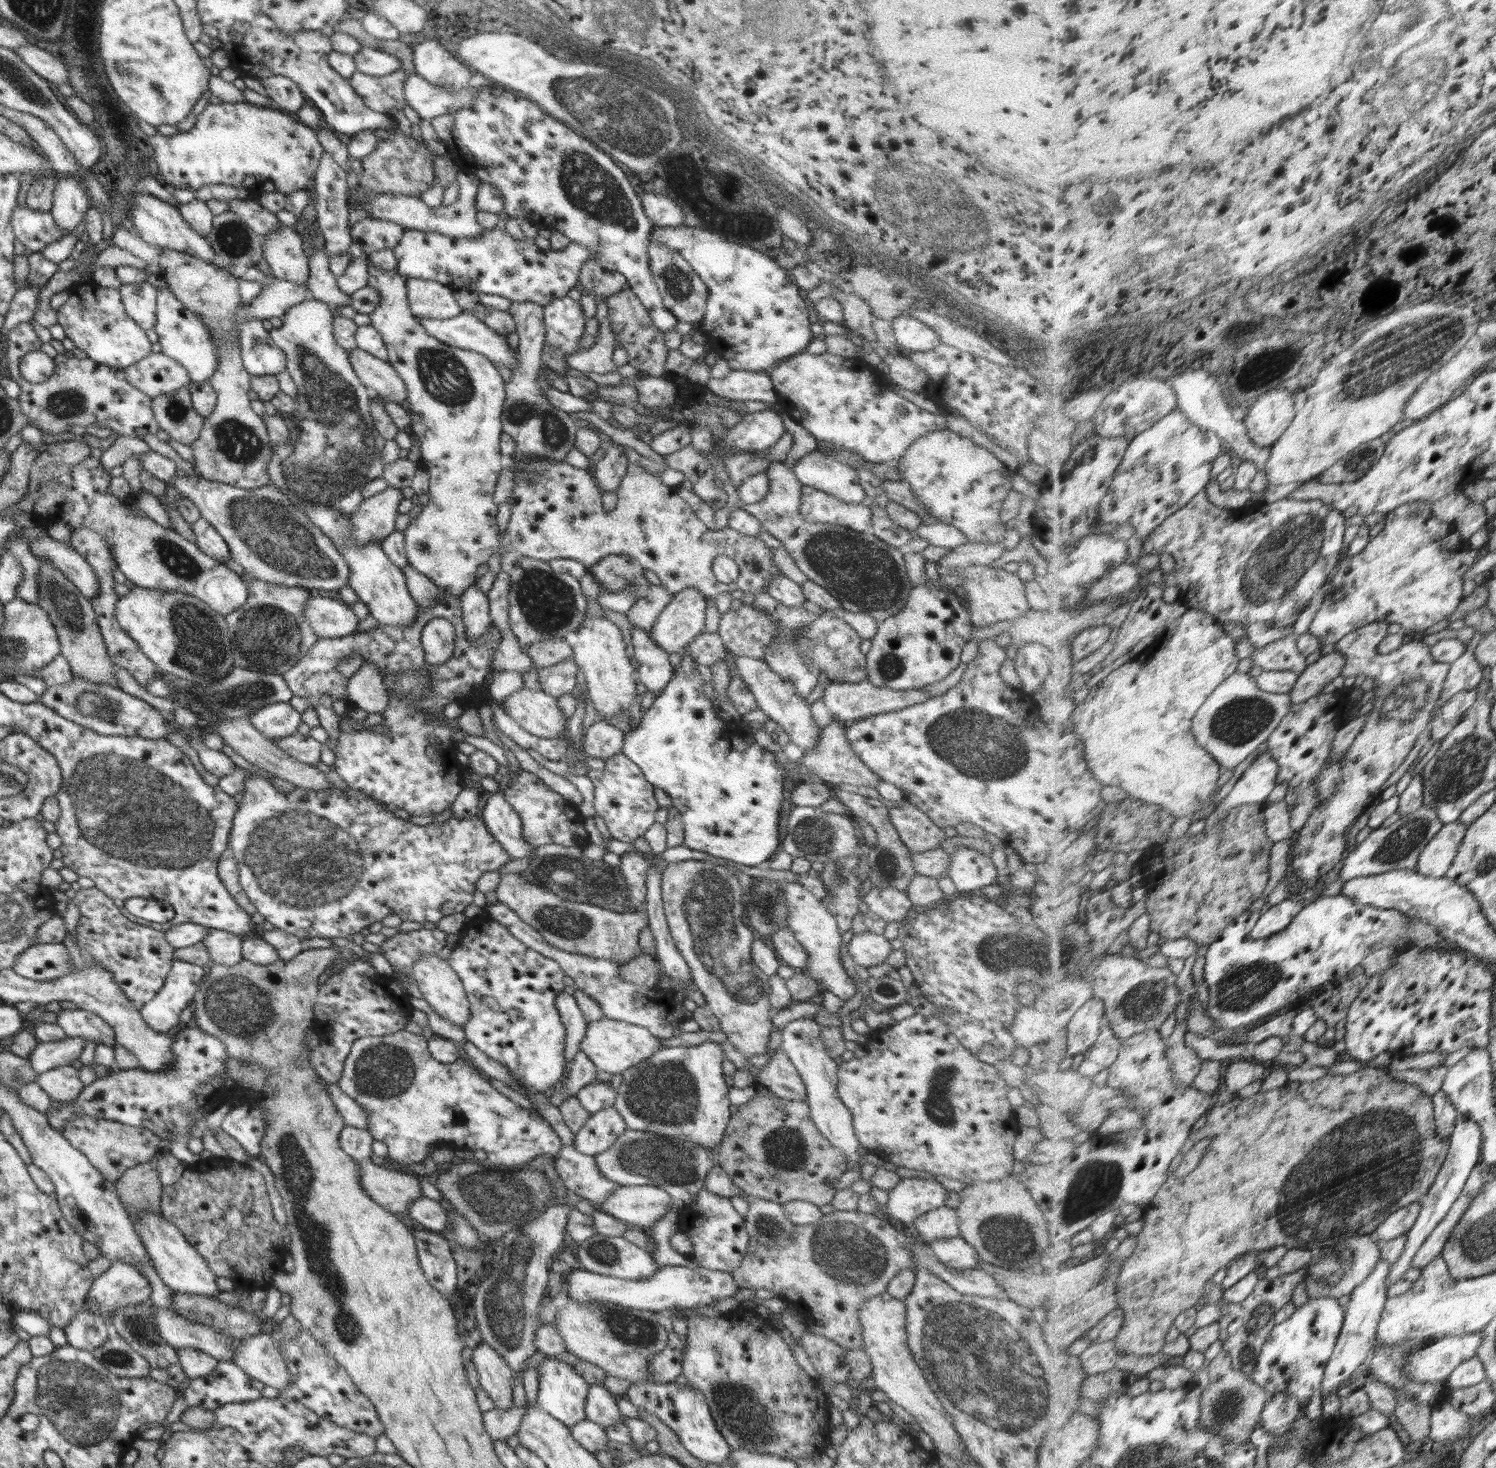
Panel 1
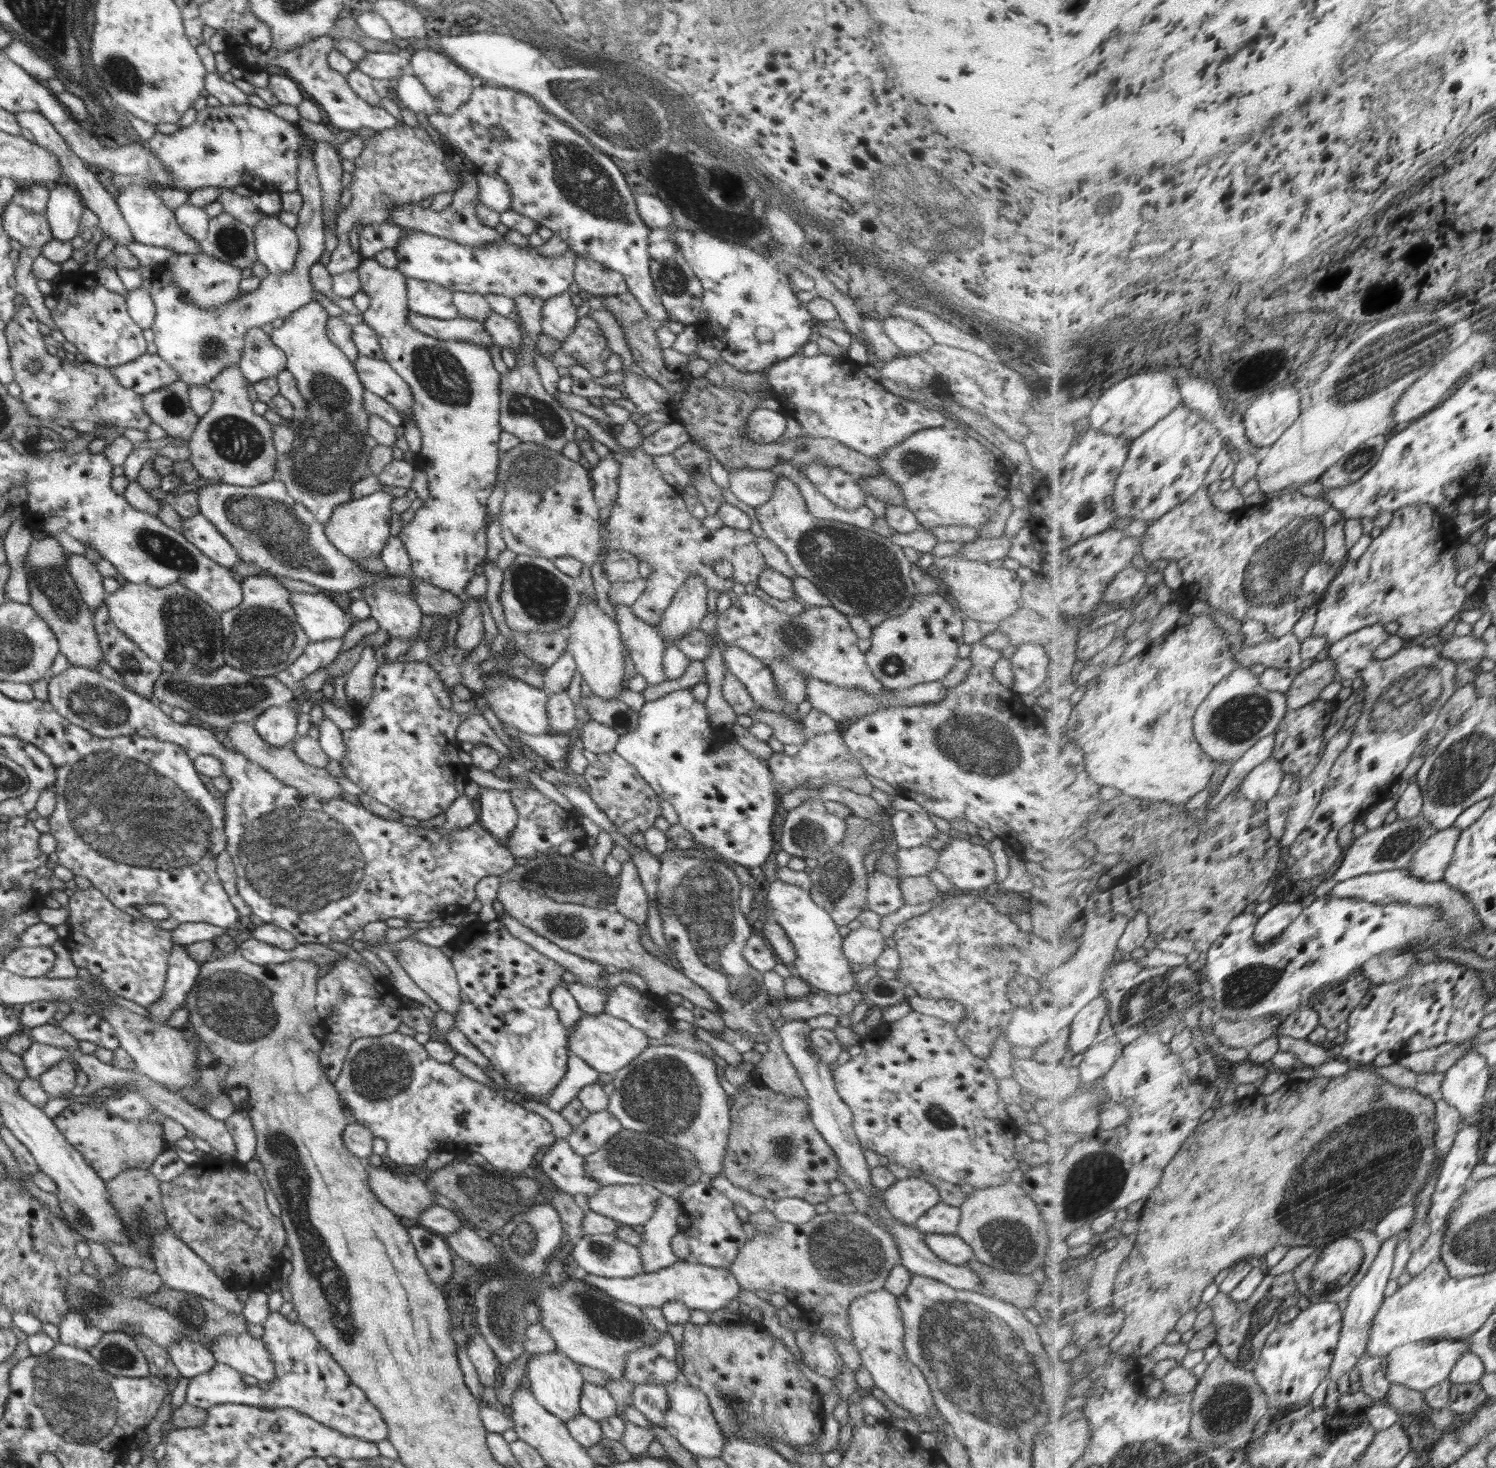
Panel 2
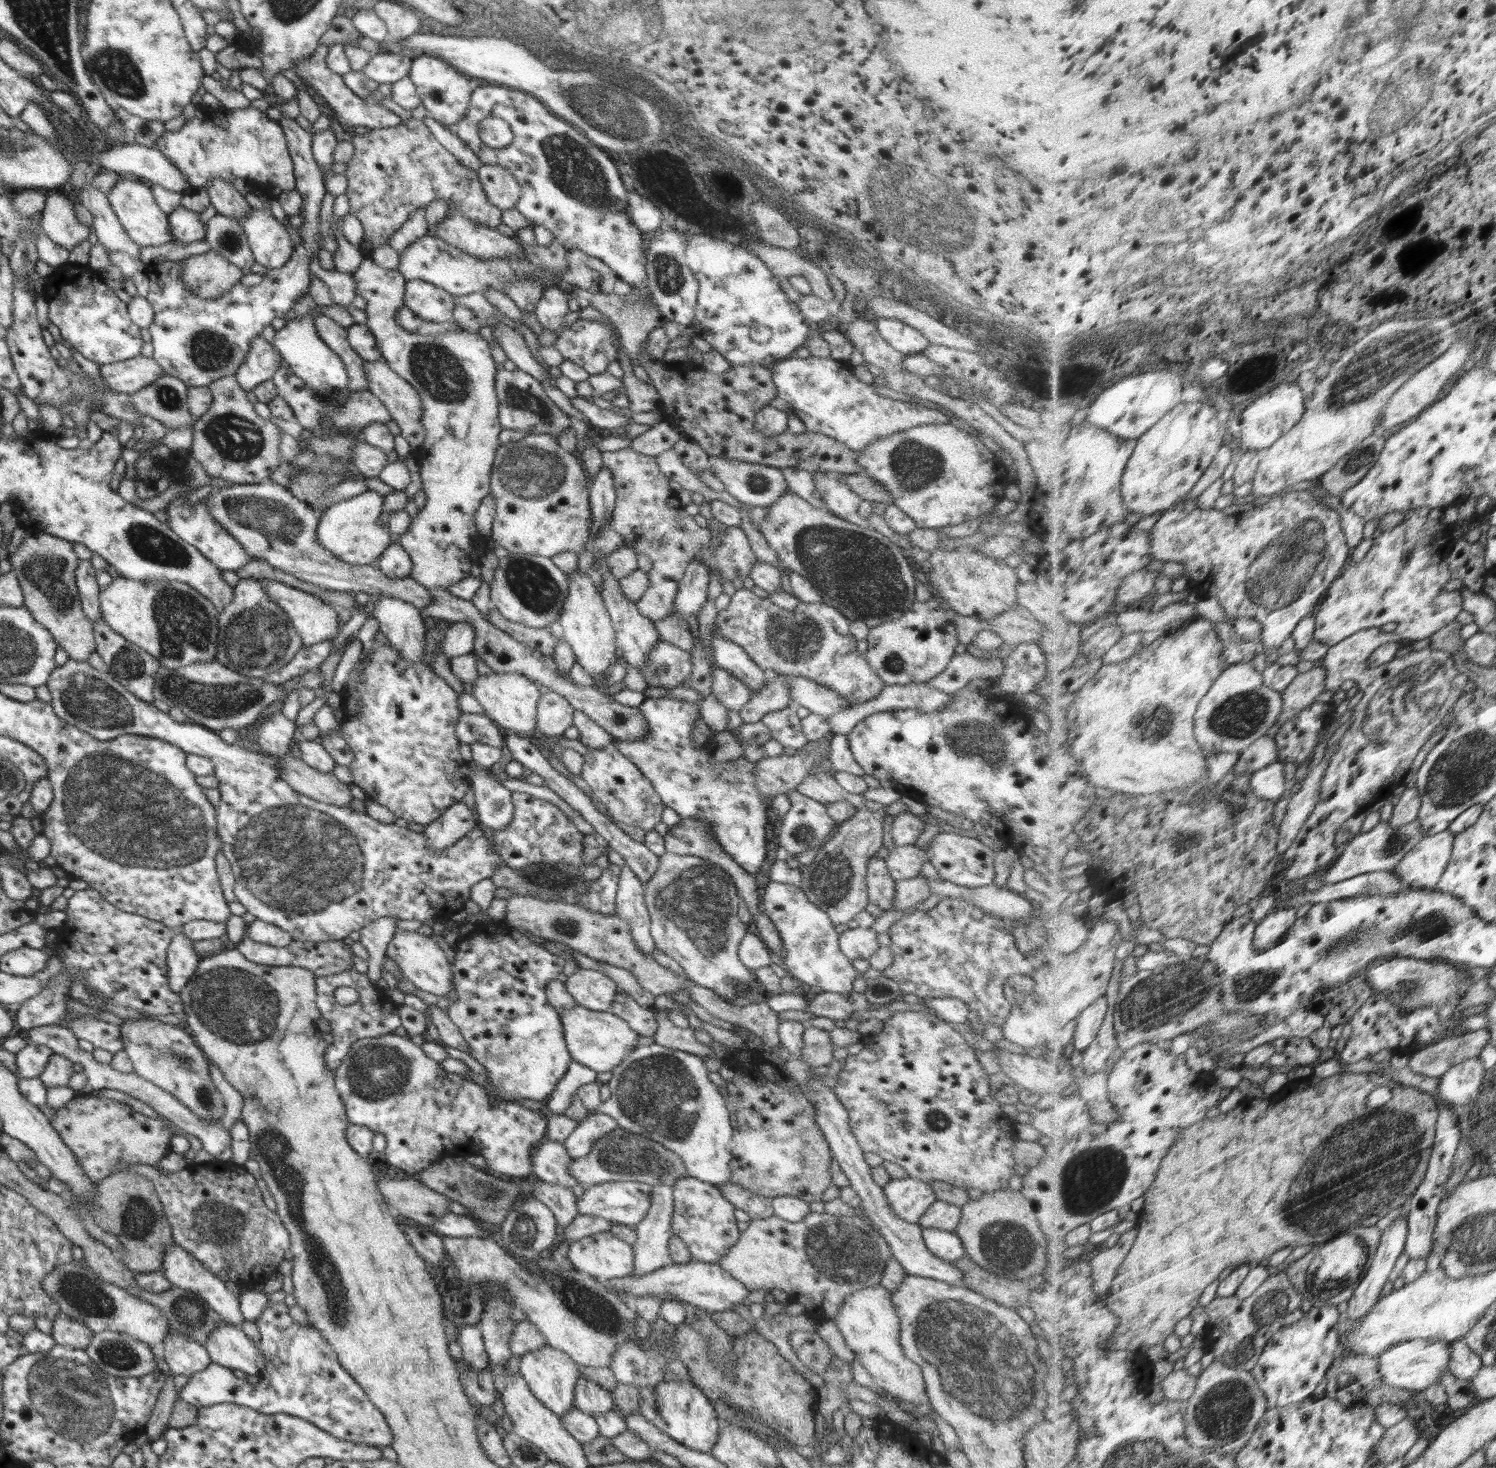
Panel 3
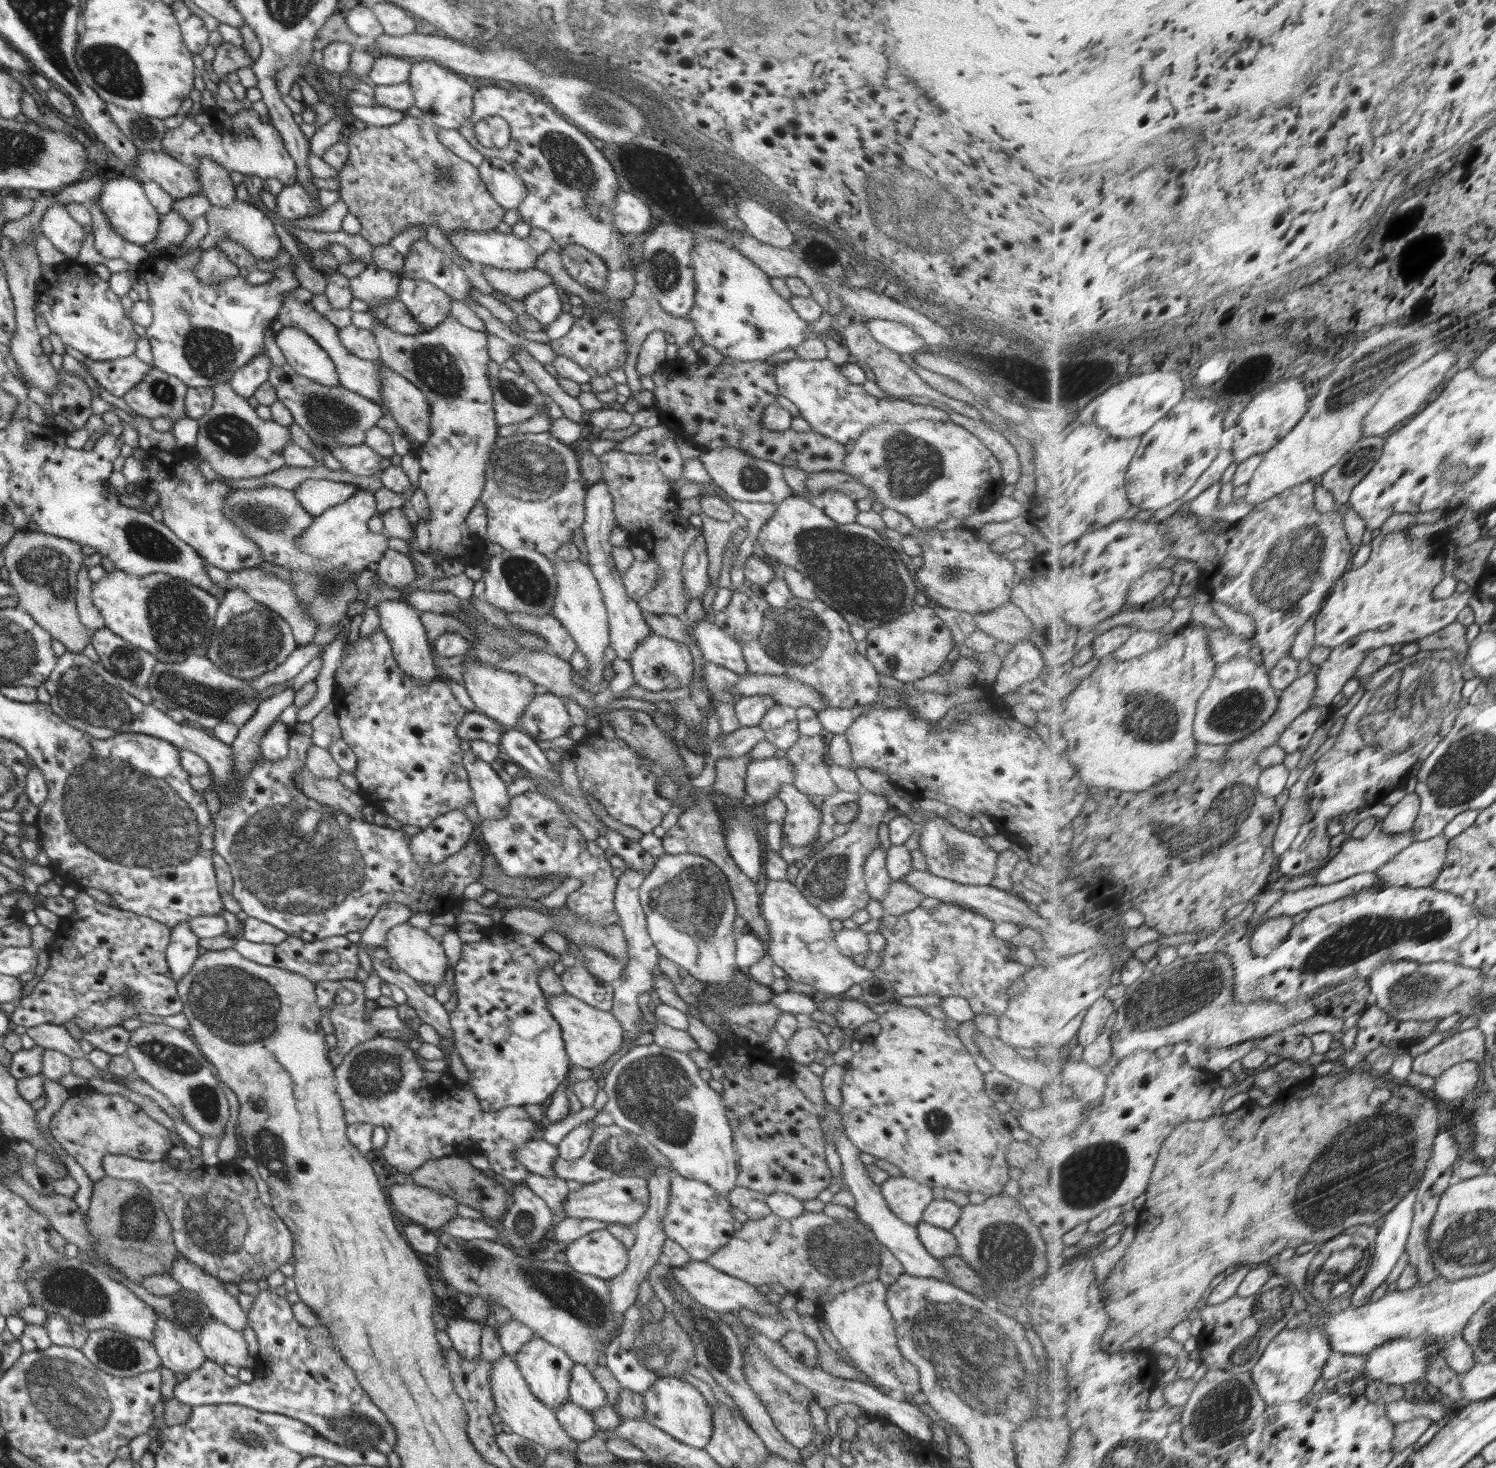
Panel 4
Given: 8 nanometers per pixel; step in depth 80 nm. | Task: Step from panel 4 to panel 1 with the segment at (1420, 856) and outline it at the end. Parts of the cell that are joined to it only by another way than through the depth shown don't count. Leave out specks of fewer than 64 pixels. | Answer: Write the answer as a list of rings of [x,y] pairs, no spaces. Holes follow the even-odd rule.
[[[1456,821],[1444,828],[1422,853],[1416,870],[1432,878],[1444,878],[1455,864],[1469,831],[1467,824]]]

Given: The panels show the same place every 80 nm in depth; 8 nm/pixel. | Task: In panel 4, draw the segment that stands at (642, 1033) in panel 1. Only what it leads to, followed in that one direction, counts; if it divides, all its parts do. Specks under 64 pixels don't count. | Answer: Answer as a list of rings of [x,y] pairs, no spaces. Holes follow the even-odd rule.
[[[567,992],[547,998],[547,1007],[552,1013],[552,1018],[560,1026],[567,1055],[576,1067],[590,1069],[603,1066],[612,1054],[616,1054],[623,1047],[621,1044],[624,1042],[624,1036],[622,1036],[624,1032],[620,1028],[620,1022],[610,1011],[598,1010]]]

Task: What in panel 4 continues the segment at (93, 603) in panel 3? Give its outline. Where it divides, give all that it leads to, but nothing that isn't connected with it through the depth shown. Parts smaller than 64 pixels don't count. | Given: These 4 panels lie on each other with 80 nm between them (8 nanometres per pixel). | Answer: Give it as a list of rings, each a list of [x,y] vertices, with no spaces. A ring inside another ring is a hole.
[[[83,564],[77,574],[76,608],[80,622],[82,622],[92,634],[95,630],[103,629],[106,624],[100,611],[91,601],[91,592],[94,582],[90,580],[88,569],[89,566]]]

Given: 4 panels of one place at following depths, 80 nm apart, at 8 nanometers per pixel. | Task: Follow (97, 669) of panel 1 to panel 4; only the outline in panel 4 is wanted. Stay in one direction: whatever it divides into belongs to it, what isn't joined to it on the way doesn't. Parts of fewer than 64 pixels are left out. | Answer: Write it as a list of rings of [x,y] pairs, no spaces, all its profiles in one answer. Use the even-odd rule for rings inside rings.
[[[17,531],[1,554],[8,569],[13,594],[18,597],[16,608],[27,612],[53,639],[61,642],[68,652],[80,652],[91,642],[89,630],[80,622],[76,608],[77,574],[83,565],[82,545],[66,538],[57,538],[37,531]]]

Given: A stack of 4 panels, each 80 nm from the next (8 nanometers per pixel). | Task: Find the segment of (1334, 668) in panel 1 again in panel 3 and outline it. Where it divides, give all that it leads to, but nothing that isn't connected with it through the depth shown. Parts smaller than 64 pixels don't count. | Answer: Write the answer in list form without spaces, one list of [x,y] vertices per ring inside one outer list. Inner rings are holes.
[[[1322,665],[1301,673],[1296,678],[1283,692],[1285,698],[1283,716],[1268,735],[1276,736],[1276,730],[1280,730],[1285,722],[1291,721],[1296,715],[1315,705],[1318,696],[1324,694],[1327,689],[1328,673],[1328,667]]]

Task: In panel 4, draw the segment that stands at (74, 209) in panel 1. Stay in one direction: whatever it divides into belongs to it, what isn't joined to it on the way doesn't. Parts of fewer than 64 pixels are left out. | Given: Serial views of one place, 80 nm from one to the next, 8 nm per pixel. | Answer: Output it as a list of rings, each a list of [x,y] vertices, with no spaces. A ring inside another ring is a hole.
[[[52,203],[46,210],[41,220],[41,233],[66,260],[73,261],[86,238],[83,226],[68,214],[65,206],[60,203]]]

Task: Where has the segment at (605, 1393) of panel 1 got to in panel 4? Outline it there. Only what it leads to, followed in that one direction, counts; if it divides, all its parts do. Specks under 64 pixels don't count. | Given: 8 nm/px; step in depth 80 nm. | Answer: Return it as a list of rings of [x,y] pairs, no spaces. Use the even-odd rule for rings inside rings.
[[[575,1363],[572,1371],[570,1371],[568,1398],[572,1403],[588,1412],[609,1404],[604,1390],[599,1386],[598,1381],[592,1377],[587,1365],[578,1363]]]

